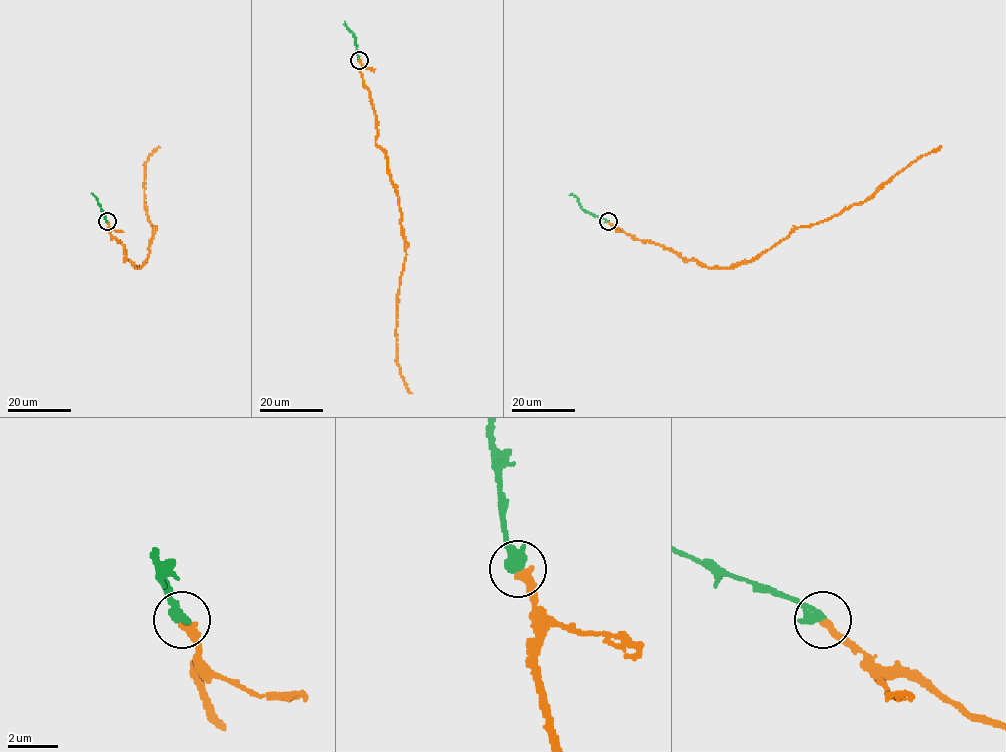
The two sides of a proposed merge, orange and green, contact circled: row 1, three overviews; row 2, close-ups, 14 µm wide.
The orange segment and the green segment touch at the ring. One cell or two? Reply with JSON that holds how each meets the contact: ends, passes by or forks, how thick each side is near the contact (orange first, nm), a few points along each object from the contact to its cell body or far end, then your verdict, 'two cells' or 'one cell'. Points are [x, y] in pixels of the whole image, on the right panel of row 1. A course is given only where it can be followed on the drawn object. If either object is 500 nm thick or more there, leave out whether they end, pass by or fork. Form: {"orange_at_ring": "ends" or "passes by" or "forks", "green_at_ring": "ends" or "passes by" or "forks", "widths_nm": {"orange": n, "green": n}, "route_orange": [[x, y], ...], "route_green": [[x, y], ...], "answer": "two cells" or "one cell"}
{"orange_at_ring": "ends", "green_at_ring": "ends", "widths_nm": {"orange": 280, "green": 360}, "route_orange": [[608, 222], [701, 265], [733, 266], [758, 258], [795, 228], [830, 219], [860, 205], [897, 173], [941, 146]], "route_green": [[608, 222], [584, 210], [575, 196], [569, 195]], "answer": "one cell"}

